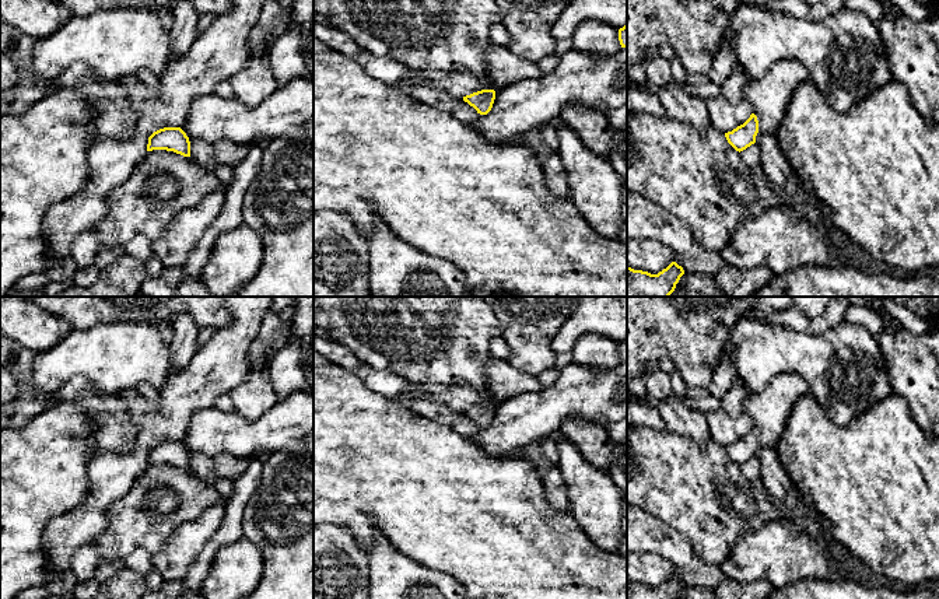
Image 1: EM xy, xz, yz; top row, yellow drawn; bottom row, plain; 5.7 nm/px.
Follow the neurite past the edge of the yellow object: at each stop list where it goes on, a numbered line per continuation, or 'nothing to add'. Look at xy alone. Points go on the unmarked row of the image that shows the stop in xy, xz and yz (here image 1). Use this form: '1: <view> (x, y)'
nothing to add

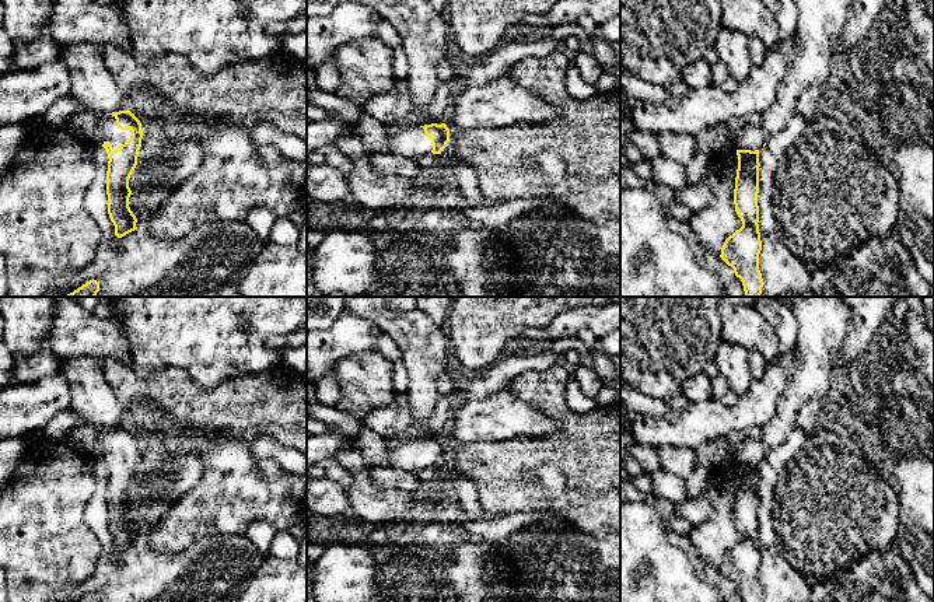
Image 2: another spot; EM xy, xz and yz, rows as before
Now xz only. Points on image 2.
1: xz (410, 455)

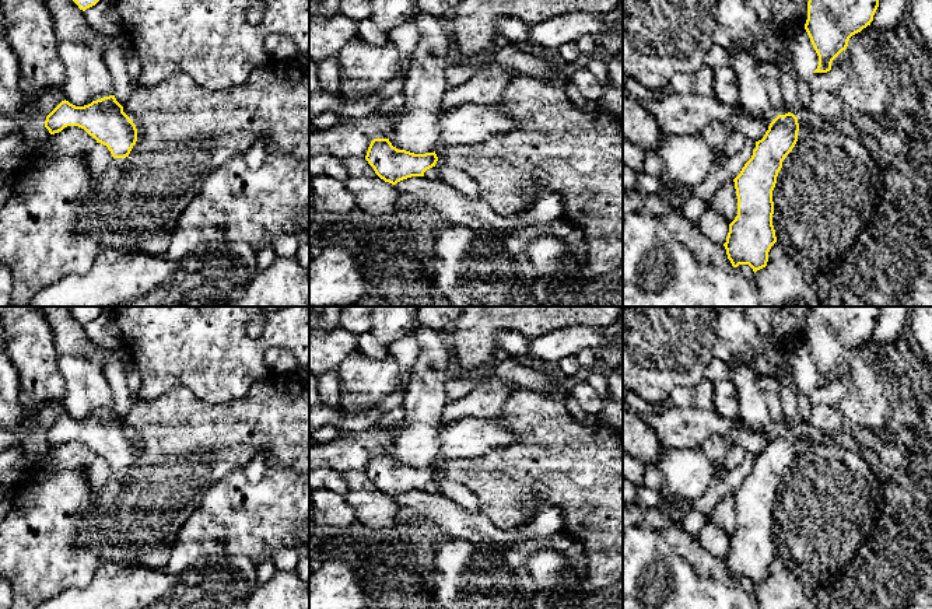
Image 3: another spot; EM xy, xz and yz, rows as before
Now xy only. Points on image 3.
nothing to add

